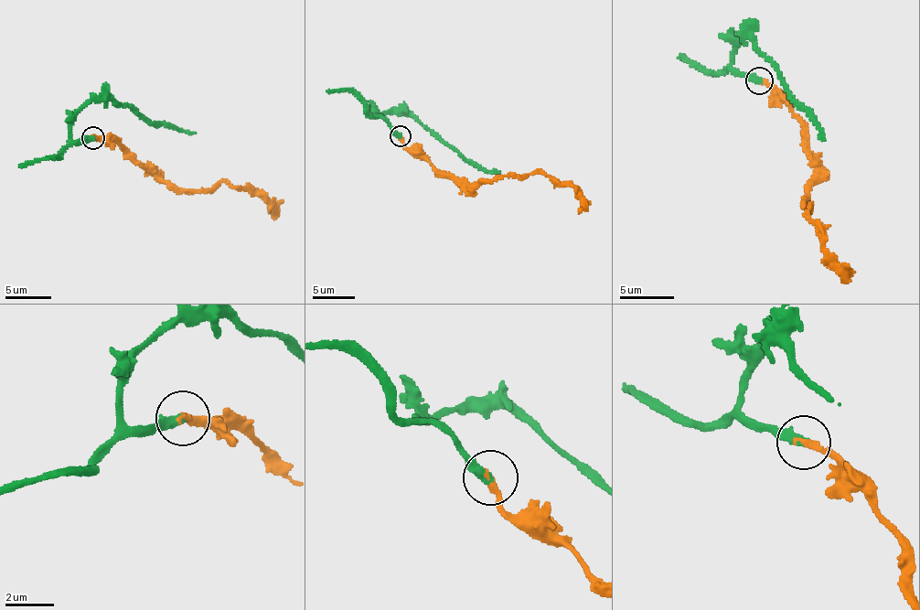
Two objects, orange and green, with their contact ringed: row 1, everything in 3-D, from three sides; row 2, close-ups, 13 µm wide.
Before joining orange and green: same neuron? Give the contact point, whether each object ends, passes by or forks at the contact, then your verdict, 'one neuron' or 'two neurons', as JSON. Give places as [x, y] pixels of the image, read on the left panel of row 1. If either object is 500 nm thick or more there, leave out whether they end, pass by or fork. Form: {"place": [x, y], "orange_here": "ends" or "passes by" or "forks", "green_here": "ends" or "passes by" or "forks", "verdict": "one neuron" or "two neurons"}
{"place": [93, 137], "orange_here": "ends", "green_here": "ends", "verdict": "one neuron"}

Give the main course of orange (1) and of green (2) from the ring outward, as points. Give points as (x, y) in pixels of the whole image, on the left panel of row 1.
1: (94, 137), (108, 138), (186, 189), (211, 189), (222, 182), (240, 186), (255, 190), (273, 209), (268, 208)
2: (94, 137), (80, 144), (73, 141), (71, 123), (89, 102), (113, 99), (163, 124), (195, 132)

